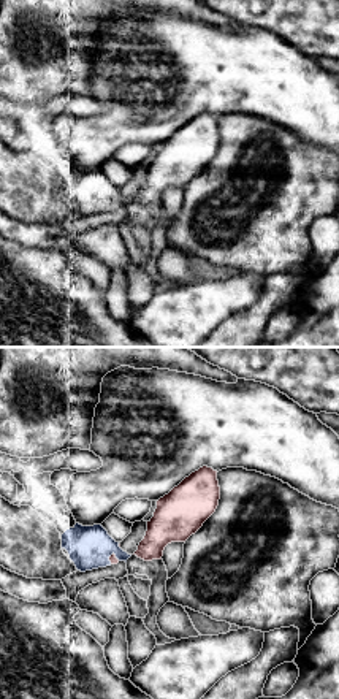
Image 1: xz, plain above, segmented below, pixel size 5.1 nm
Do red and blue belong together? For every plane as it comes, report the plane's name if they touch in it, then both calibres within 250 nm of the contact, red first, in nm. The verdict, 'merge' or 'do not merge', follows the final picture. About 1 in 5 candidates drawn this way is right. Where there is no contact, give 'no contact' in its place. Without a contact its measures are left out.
xz | 40/220 nm

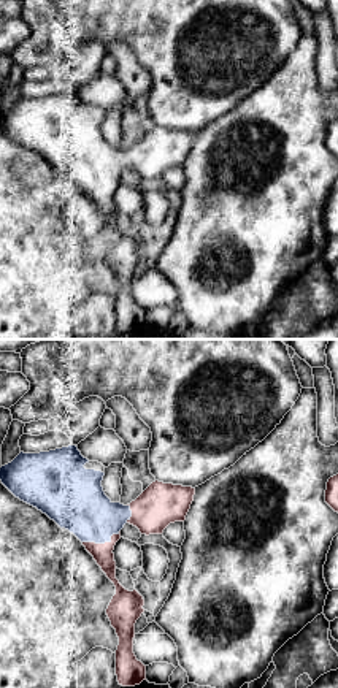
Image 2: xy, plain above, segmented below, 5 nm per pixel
xy | 100/280 nm

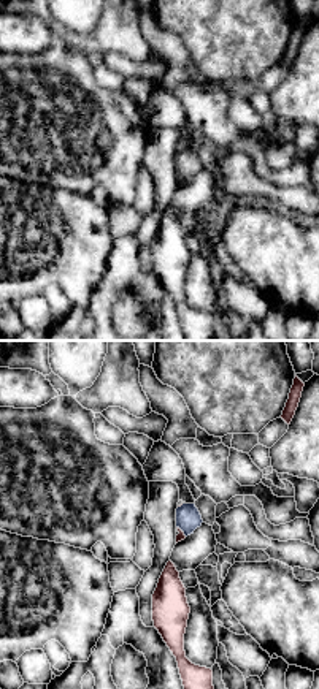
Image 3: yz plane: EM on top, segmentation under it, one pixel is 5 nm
yz | 40/130 nm

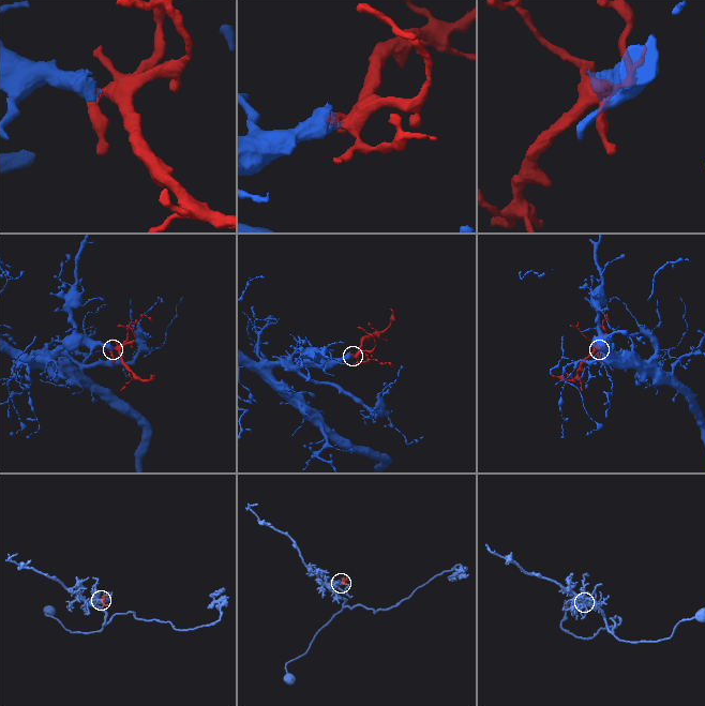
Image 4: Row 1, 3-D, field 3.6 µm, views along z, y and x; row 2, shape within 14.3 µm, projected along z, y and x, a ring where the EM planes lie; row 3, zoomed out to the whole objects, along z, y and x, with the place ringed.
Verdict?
merge

